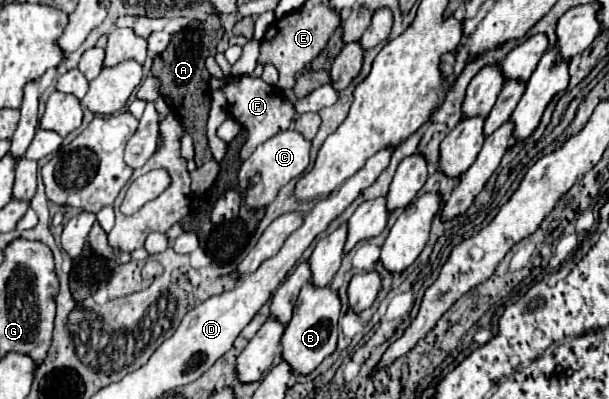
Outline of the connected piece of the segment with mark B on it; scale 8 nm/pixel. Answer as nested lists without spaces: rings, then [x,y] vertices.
[[[304,284],[302,292],[296,300],[292,320],[288,322],[282,334],[282,360],[290,366],[290,370],[298,376],[308,376],[314,372],[320,362],[336,350],[338,338],[338,316],[340,316],[340,298],[336,292],[326,288],[314,288],[312,284]]]

